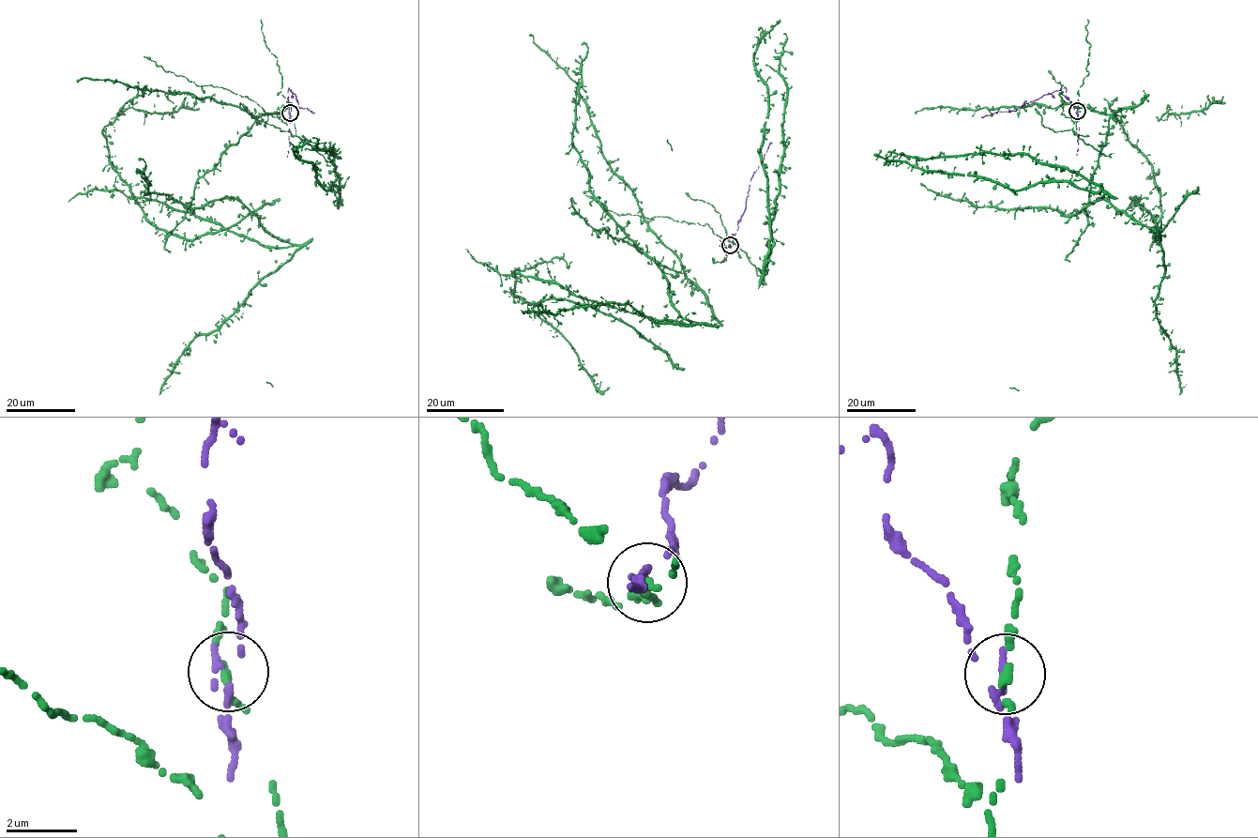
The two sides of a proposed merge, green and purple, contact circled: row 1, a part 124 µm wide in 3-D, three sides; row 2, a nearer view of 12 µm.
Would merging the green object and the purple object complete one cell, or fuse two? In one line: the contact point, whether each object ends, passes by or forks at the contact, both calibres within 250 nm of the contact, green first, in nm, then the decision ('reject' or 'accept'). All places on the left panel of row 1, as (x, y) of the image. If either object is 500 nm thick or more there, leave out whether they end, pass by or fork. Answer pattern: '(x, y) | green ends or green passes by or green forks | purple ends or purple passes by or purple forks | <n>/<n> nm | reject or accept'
(290, 113) | green passes by | purple ends | 190/190 nm | reject

